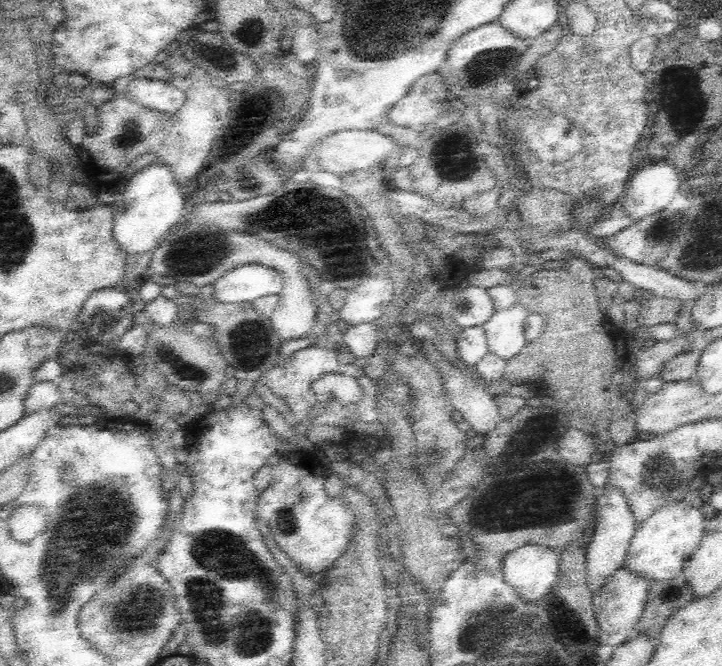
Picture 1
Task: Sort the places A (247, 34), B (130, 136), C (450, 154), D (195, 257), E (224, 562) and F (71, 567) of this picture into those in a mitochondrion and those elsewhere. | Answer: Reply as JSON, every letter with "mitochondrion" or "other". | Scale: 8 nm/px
{"A":"other","B":"mitochondrion","C":"mitochondrion","D":"mitochondrion","E":"mitochondrion","F":"mitochondrion"}

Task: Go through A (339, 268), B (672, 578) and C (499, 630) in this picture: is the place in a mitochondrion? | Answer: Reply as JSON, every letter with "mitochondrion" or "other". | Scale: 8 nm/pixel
{"A":"mitochondrion","B":"other","C":"mitochondrion"}

